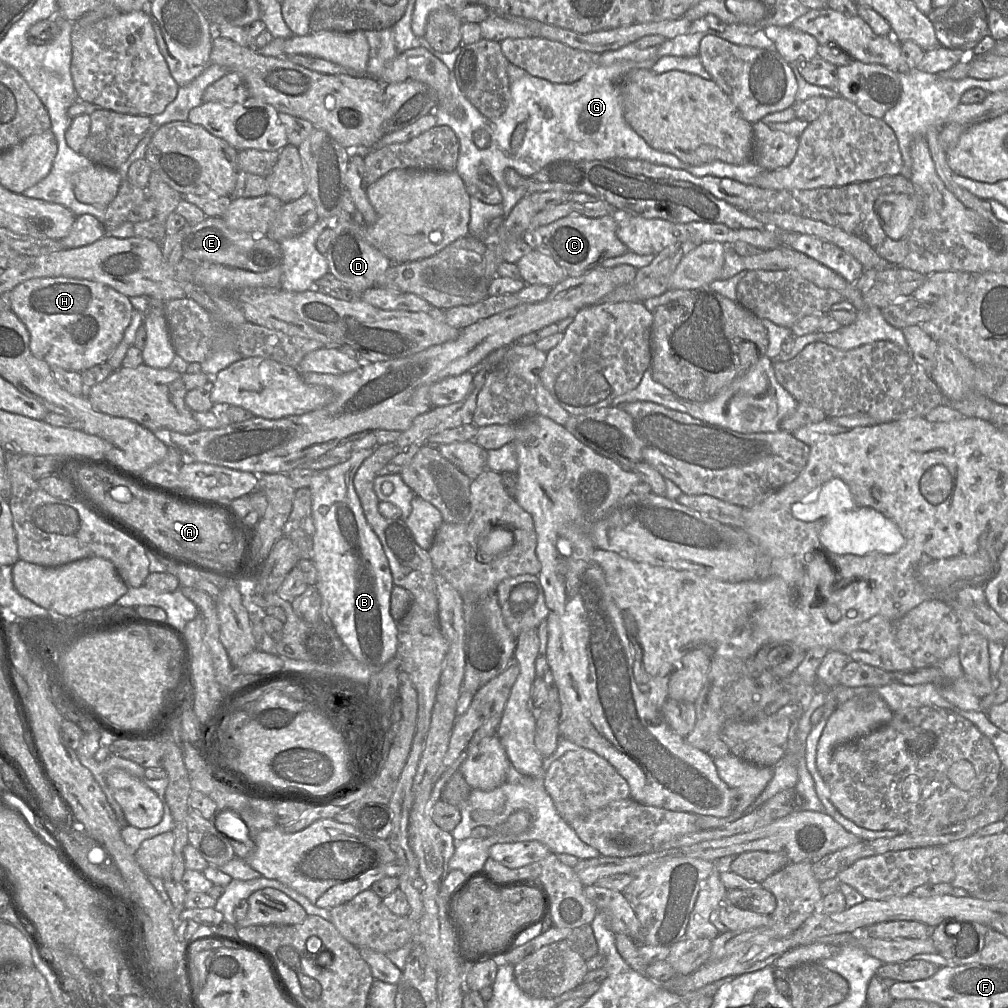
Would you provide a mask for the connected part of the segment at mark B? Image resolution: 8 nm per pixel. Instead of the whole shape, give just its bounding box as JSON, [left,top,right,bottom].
[309,447,397,668]

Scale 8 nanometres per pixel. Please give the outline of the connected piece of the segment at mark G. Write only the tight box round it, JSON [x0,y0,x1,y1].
[434,24,778,236]

